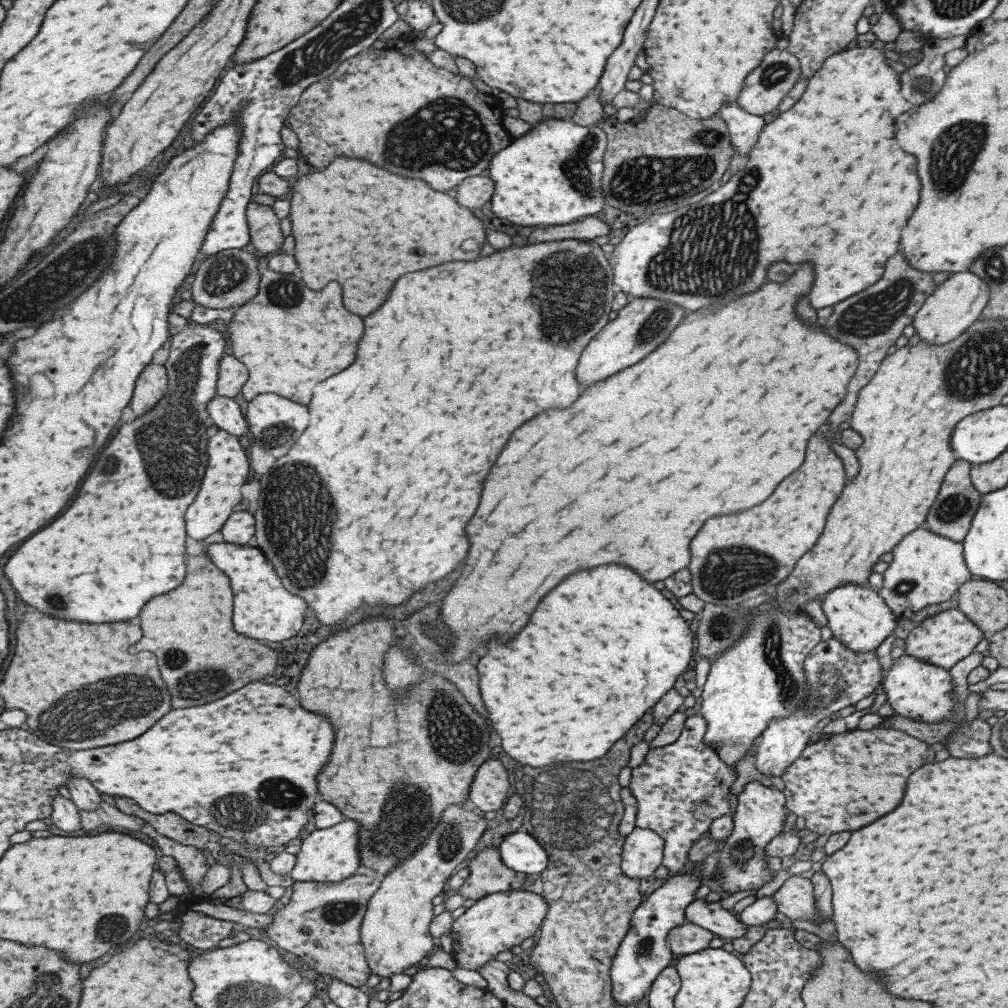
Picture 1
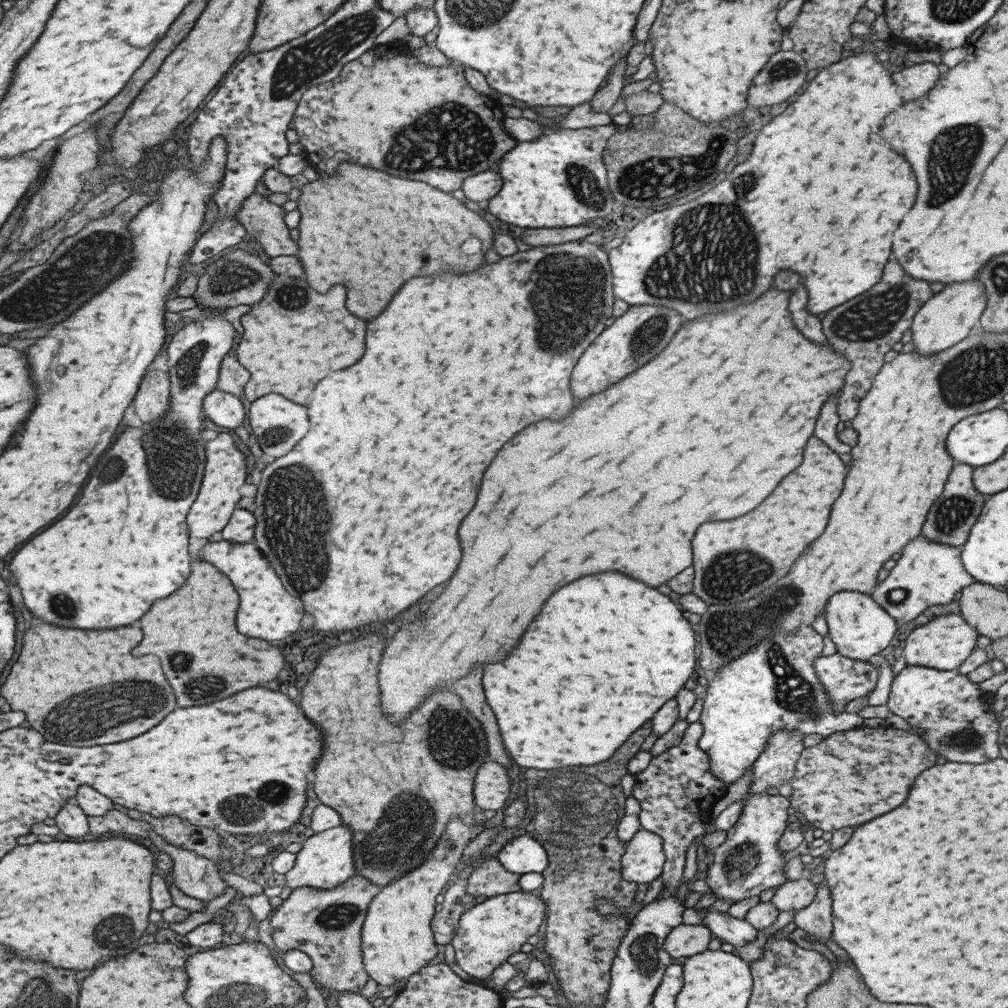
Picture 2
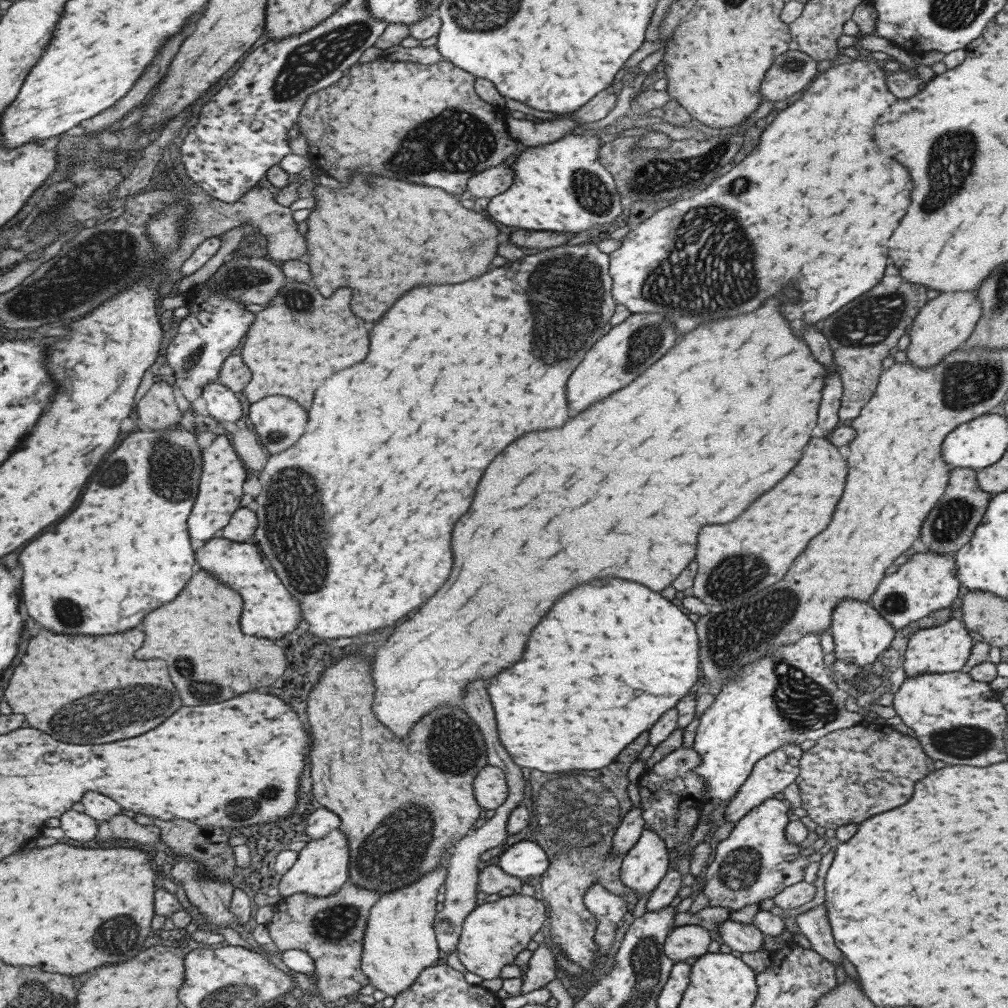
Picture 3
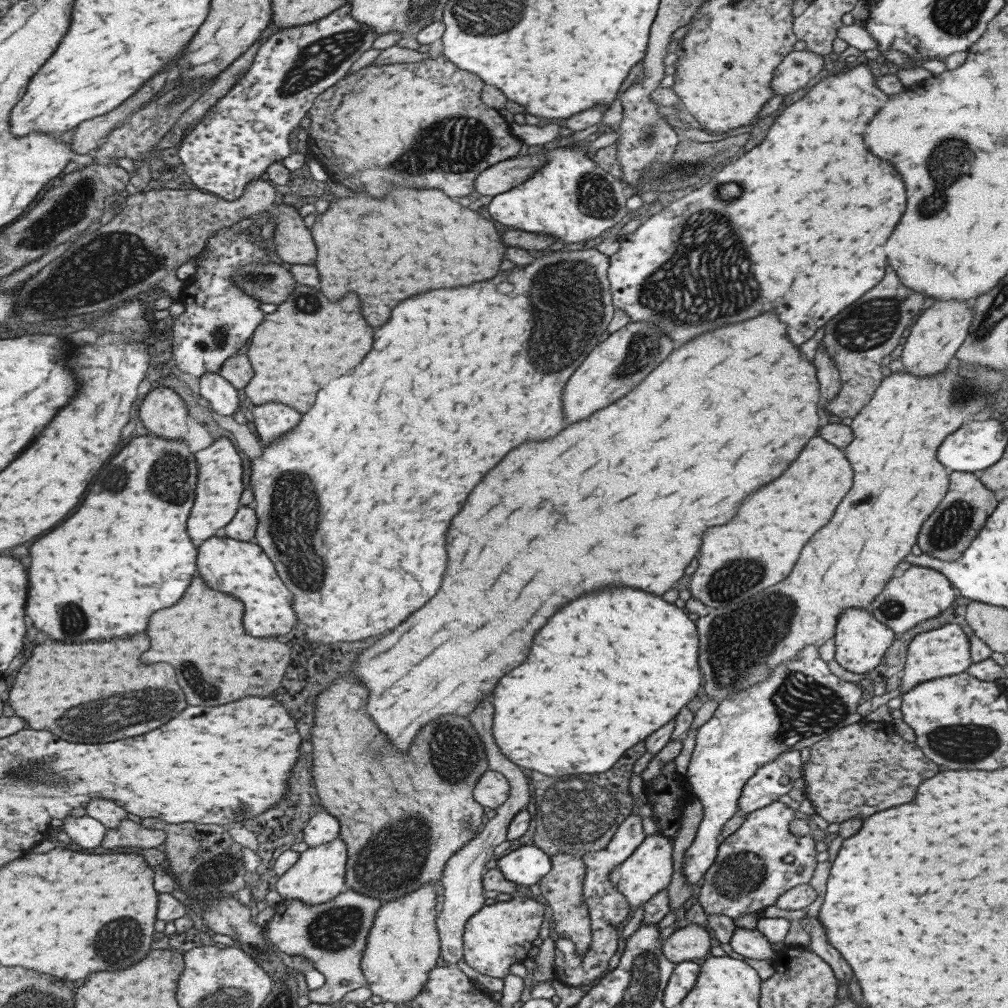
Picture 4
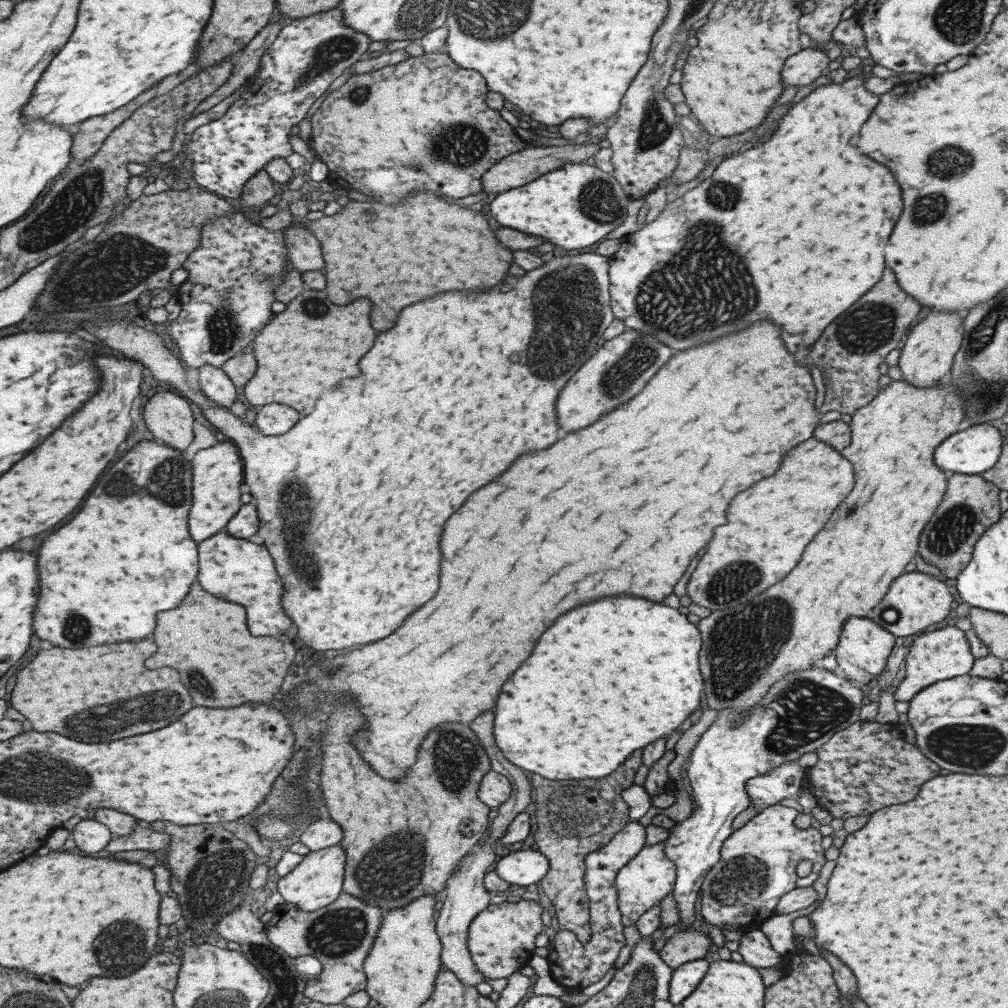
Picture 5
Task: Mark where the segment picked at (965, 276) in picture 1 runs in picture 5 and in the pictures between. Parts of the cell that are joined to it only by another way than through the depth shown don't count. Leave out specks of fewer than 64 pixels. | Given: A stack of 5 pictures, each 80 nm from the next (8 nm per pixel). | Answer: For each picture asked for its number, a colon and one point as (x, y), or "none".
2: (947, 317)
3: (942, 324)
4: (933, 337)
5: (926, 353)

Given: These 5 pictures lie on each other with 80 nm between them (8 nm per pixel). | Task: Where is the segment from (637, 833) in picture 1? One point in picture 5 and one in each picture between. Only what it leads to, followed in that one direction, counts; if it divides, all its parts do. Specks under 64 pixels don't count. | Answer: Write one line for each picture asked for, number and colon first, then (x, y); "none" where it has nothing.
2: (641, 862)
3: (646, 862)
4: (647, 870)
5: (643, 881)

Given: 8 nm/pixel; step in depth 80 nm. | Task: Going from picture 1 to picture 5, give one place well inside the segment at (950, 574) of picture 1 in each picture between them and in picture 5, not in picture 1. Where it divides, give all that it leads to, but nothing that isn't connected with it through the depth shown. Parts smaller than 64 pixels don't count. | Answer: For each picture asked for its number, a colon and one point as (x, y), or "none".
2: (927, 573)
3: (926, 582)
4: (919, 593)
5: (914, 600)

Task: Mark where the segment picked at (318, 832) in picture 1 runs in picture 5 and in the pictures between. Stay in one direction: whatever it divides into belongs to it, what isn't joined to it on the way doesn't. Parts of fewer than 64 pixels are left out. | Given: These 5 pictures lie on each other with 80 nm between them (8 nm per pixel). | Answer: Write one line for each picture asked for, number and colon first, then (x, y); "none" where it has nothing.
2: (325, 860)
3: (321, 867)
4: (317, 875)
5: (315, 882)

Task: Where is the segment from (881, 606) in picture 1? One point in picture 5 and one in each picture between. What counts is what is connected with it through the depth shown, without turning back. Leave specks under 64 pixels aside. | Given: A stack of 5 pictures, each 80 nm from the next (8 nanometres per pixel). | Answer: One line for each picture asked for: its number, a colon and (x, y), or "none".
2: (858, 627)
3: (858, 633)
4: (860, 641)
5: (862, 648)

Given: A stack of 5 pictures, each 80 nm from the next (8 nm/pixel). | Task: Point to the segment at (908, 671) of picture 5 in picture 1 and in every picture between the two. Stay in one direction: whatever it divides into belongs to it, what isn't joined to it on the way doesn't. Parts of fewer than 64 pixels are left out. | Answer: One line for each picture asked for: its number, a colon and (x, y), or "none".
1: (942, 639)
2: (943, 643)
3: (945, 648)
4: (945, 651)

